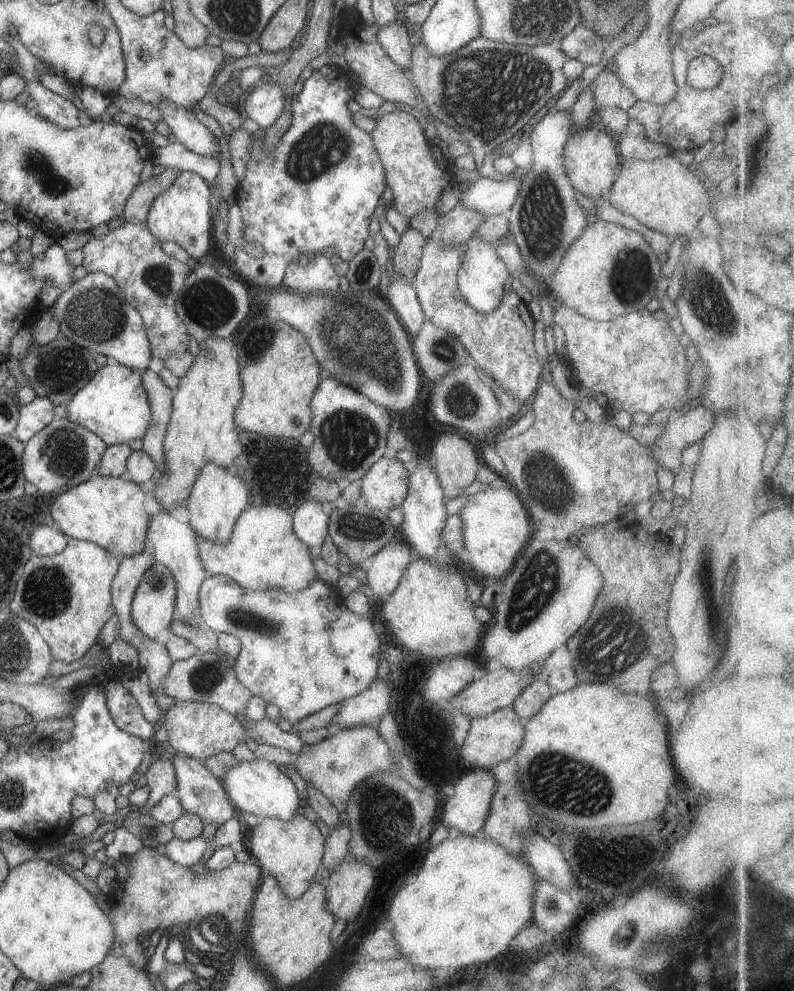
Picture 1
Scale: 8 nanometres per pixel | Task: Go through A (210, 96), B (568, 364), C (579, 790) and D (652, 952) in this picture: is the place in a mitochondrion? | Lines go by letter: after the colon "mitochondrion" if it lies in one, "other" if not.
A: other
B: other
C: mitochondrion
D: mitochondrion

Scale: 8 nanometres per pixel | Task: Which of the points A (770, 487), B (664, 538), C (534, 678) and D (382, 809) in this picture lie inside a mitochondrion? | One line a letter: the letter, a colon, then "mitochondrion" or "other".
A: other
B: other
C: other
D: mitochondrion

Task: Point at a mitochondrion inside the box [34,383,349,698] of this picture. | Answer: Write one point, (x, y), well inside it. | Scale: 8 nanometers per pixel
(64, 452)

